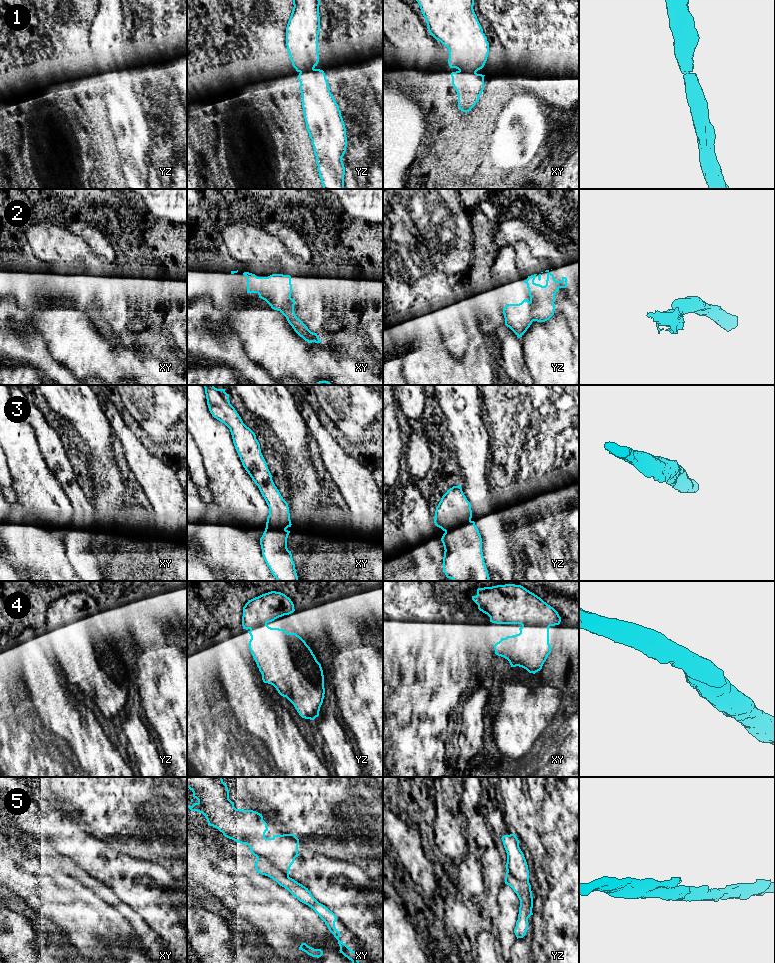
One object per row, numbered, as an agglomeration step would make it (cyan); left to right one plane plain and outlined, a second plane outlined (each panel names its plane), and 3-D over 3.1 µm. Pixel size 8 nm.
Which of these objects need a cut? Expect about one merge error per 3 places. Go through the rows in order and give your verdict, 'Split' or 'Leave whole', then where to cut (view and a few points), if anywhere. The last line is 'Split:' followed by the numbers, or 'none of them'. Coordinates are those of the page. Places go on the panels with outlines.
1: Leave whole. No split
2: Split. Split along yz (529, 302), (533, 320)
3: Leave whole. No split
4: Leave whole. No split
5: Split. Split along xy (257, 857), (267, 859), (288, 876)
Split: 2, 5

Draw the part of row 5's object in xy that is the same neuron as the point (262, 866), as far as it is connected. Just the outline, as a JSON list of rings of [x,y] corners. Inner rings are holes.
[[[257,858],[255,863],[256,872],[268,876],[276,881],[280,886],[287,889],[294,897],[296,897],[300,902],[311,907],[319,917],[325,922],[329,931],[338,940],[340,946],[340,953],[352,961],[352,963],[359,963],[357,953],[351,950],[345,943],[339,940],[340,931],[335,927],[335,922],[337,920],[336,915],[330,911],[325,905],[319,903],[311,894],[311,892],[298,883],[294,879],[286,876],[280,870],[275,868],[268,860],[264,858]]]

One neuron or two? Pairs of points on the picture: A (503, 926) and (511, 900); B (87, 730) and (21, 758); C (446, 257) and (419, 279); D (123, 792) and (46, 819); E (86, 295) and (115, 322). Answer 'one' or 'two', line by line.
A: one
B: two
C: two
D: two
E: one

